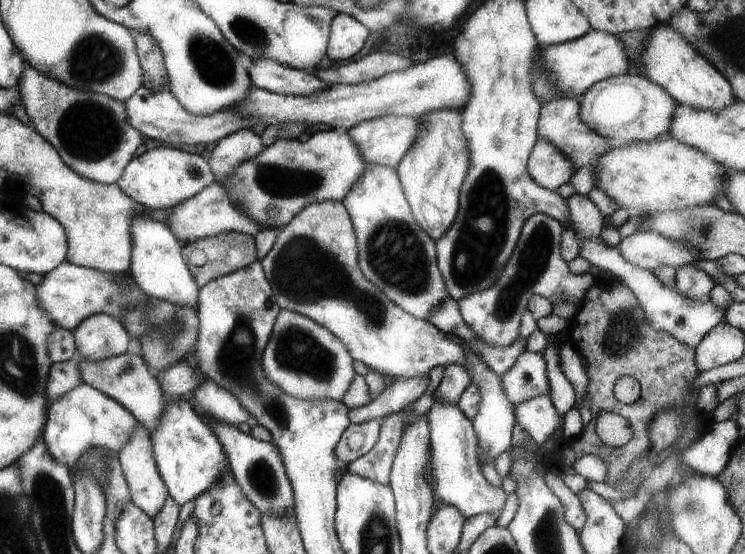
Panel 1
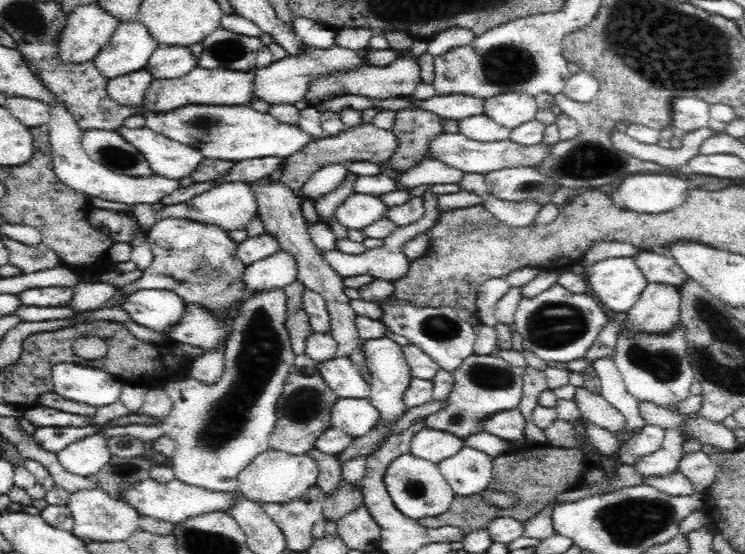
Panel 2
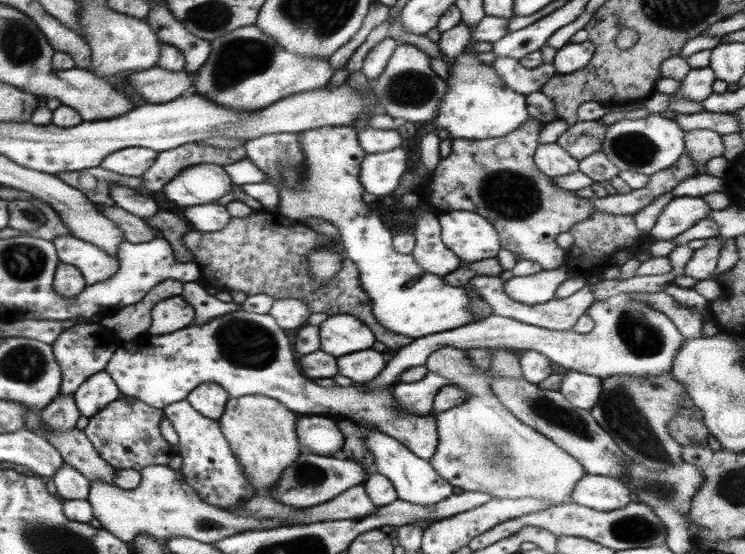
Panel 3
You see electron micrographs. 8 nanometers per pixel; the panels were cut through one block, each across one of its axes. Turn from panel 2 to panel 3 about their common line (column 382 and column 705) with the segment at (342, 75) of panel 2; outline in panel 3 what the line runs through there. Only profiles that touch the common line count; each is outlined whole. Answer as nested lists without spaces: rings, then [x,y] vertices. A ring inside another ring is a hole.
[[[708,66],[690,69],[684,79],[680,81],[677,92],[659,94],[654,91],[642,100],[642,106],[653,114],[658,114],[658,112],[665,110],[666,104],[673,99],[687,99],[703,103],[712,93],[712,82],[715,79],[714,72]]]

